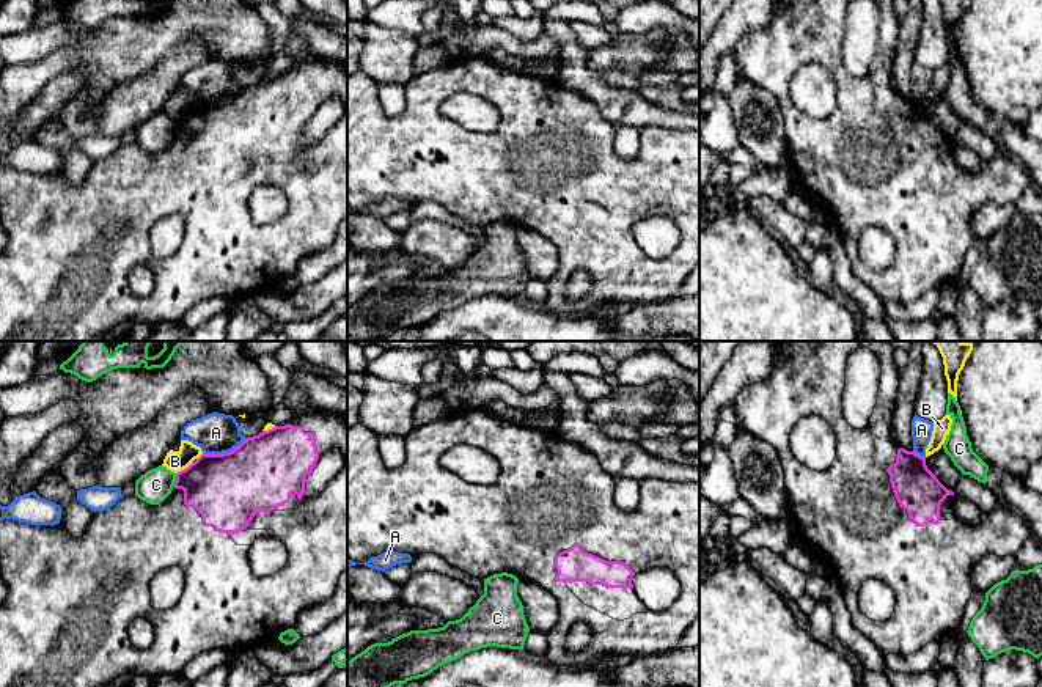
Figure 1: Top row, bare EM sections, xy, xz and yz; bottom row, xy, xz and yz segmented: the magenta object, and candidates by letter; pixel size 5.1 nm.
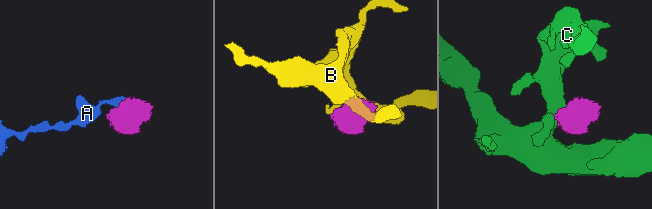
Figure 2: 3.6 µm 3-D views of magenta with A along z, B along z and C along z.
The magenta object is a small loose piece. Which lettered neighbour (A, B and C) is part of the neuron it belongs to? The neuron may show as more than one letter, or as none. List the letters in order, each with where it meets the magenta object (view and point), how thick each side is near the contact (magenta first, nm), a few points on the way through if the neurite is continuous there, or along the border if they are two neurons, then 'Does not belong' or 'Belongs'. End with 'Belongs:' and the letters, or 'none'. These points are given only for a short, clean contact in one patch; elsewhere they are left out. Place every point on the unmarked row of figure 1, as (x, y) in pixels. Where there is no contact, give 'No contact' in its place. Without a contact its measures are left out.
A: Touches magenta at xy (225, 101). Thickness 380 nm (magenta) against 220 nm. Boundary: xy (247, 85), (228, 99), (203, 101). Does not belong
B: Touches magenta at xy (184, 117). Thickness 380 nm (magenta) against 110 nm. Does not belong
C: Touches magenta at xy (176, 128). Thickness 360 nm (magenta) against 170 nm. Boundary: xy (176, 121), (172, 134). Does not belong
Belongs: none

